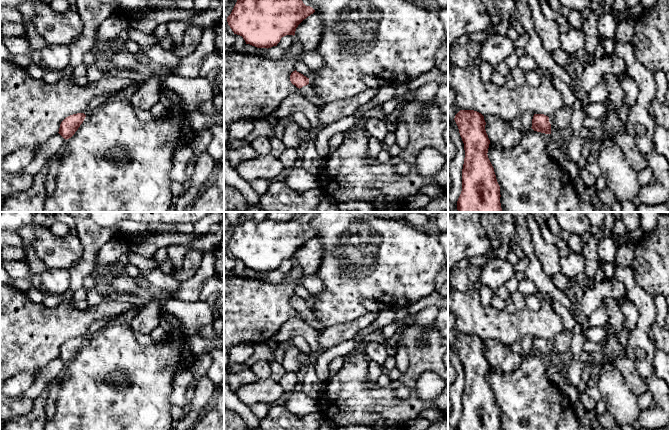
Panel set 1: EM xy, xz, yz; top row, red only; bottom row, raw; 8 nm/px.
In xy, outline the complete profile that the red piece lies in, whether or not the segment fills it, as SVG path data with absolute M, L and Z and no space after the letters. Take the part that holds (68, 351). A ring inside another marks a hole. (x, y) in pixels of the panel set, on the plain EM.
M77 337L66 341L61 346L58 357L66 364L71 362L83 347L85 341L84 337Z

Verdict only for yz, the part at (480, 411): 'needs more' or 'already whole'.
already whole

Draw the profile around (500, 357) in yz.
M496 339L484 340L490 366L500 372L513 372L520 367L522 357L510 350L510 345Z

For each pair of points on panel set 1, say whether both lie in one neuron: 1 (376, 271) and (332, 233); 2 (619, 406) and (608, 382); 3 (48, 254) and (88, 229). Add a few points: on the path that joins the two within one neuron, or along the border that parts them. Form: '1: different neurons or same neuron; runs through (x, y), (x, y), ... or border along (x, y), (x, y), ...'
1: same neuron; runs through (367, 264), (344, 240)
2: same neuron; runs through (619, 400), (613, 388)
3: different neurons; border along (78, 238), (81, 243)

